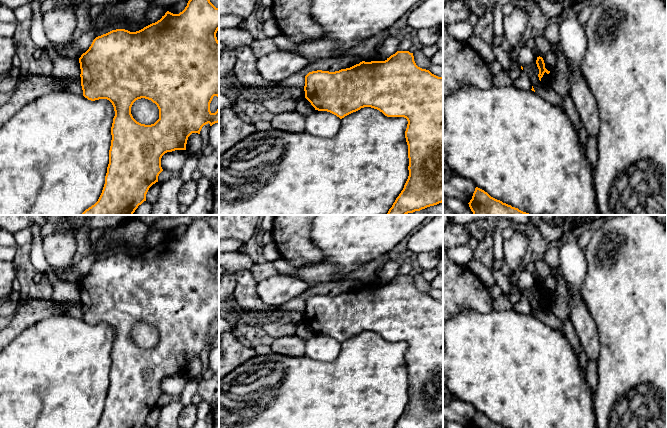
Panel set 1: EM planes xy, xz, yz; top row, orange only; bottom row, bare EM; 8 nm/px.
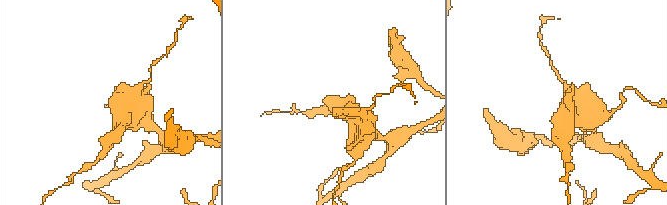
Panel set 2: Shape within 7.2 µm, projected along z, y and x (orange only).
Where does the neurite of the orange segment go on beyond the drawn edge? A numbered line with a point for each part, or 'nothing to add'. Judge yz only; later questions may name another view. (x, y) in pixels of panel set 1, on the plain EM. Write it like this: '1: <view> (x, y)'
nothing to add

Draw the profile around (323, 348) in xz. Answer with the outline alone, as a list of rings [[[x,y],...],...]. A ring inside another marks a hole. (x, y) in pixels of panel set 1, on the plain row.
[[[315,334],[305,342],[305,356],[330,363],[335,360],[341,351],[341,343],[327,335]]]

